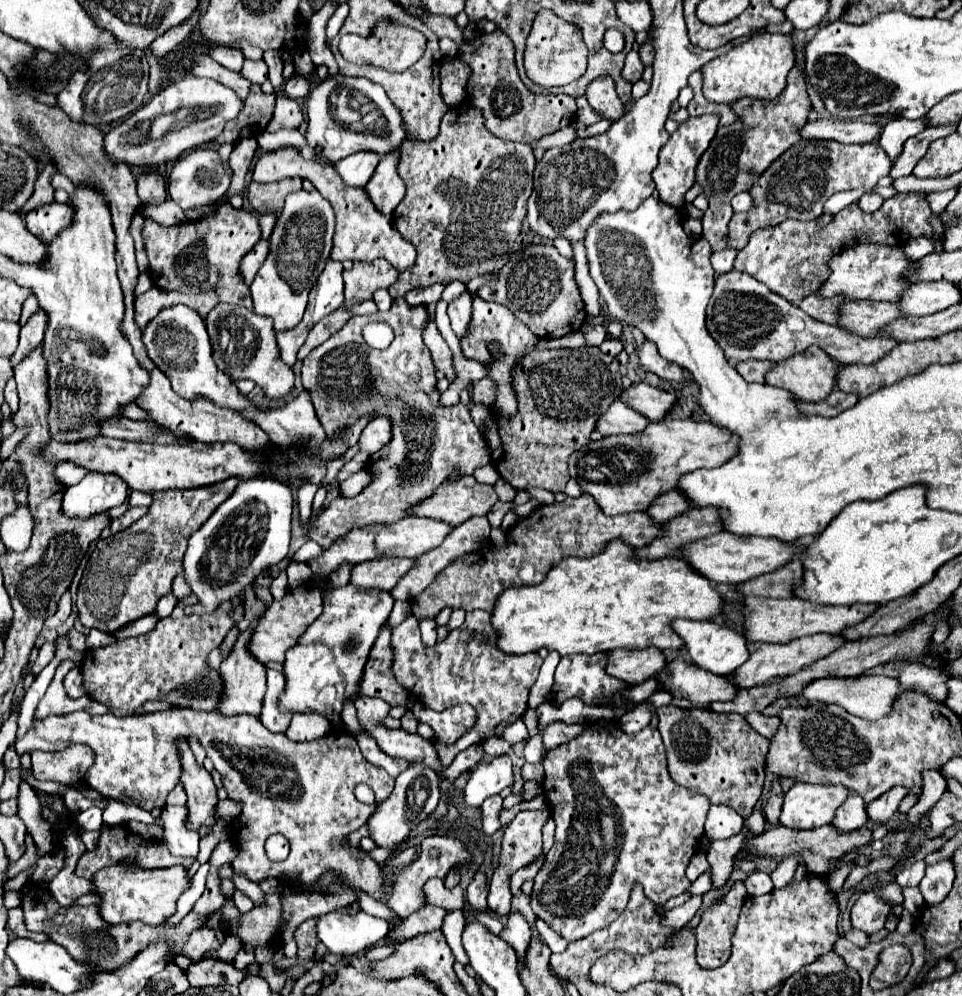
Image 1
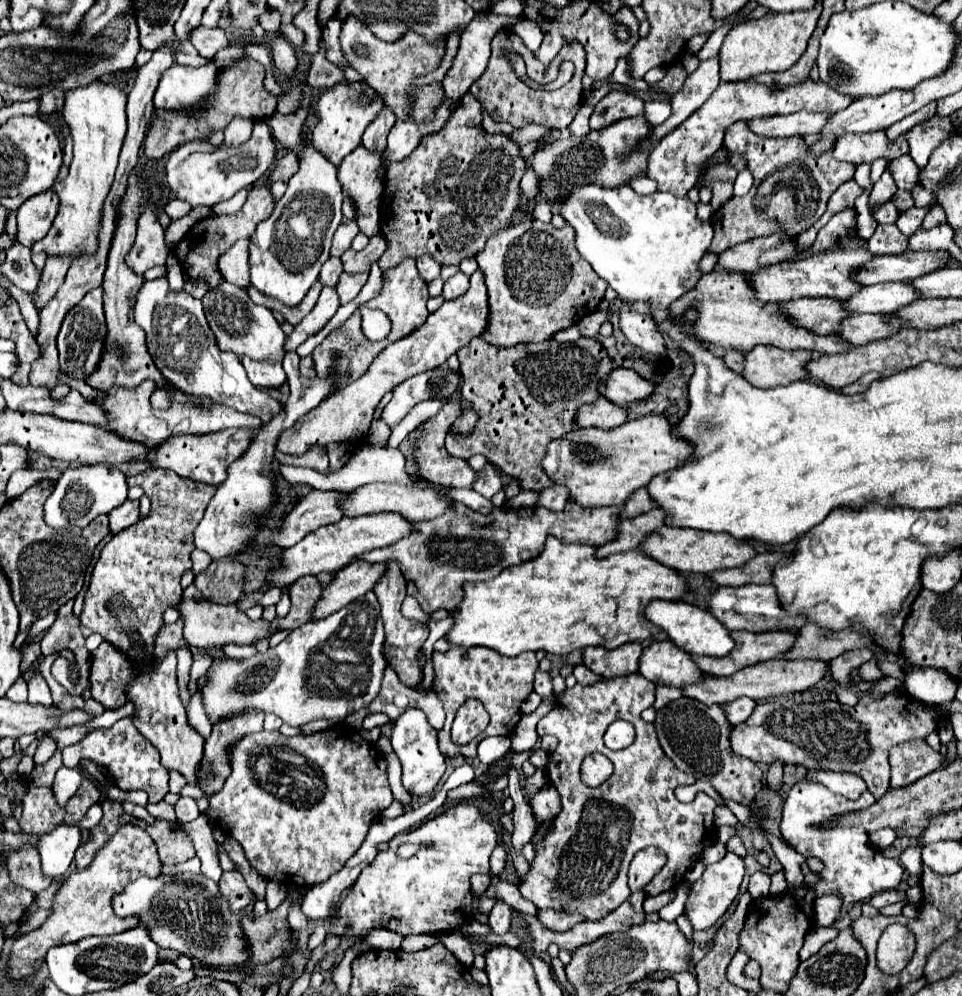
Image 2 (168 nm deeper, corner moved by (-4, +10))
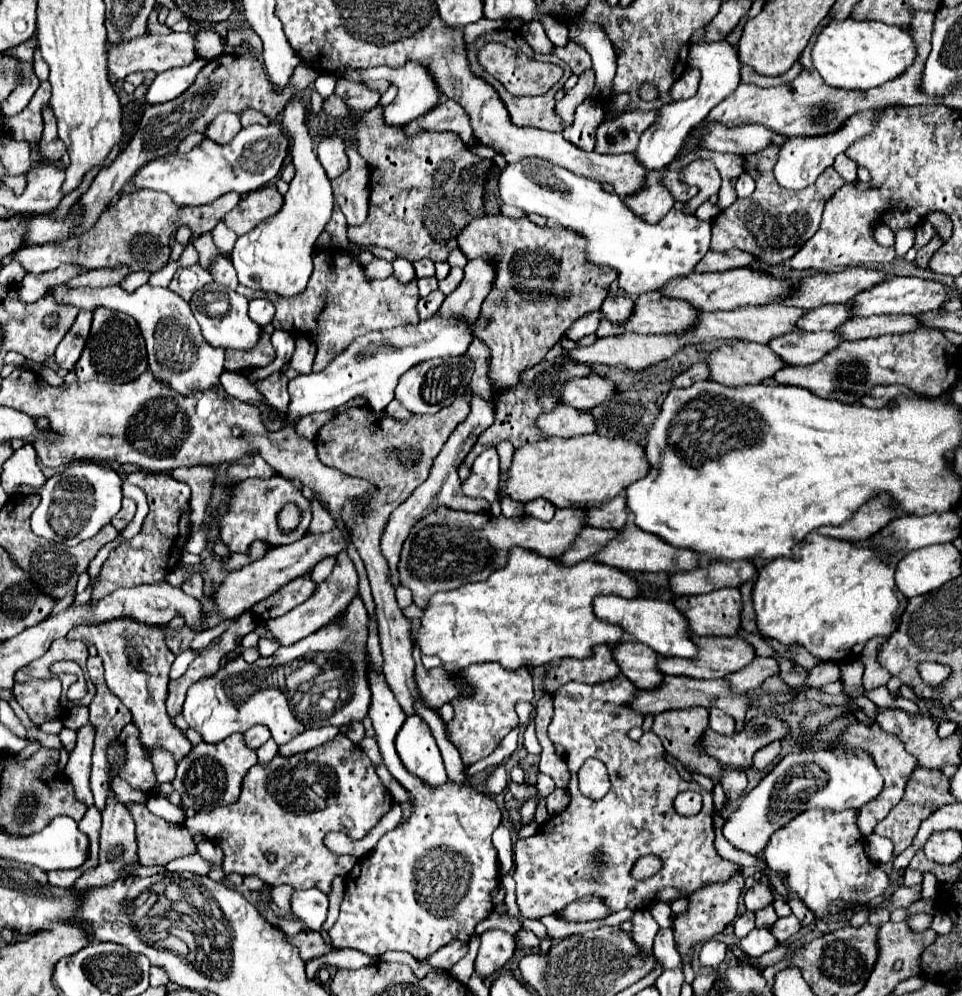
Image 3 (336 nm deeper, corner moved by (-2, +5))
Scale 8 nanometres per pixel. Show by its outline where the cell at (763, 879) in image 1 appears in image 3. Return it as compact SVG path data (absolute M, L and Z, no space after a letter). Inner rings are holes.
M755 882L747 892L745 892L745 908L749 912L757 912L765 906L769 906L773 902L773 892L771 892L771 886L767 884L761 884L761 882Z

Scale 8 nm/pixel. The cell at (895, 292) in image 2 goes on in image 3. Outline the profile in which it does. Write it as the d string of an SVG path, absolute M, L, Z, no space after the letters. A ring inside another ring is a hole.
M847 304L819 306L819 310L809 310L809 312L803 314L803 318L799 318L797 330L799 332L835 330L849 318L851 318L851 314L847 314Z

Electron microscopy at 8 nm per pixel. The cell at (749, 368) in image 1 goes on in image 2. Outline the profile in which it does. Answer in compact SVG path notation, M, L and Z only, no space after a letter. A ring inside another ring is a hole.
M725 351L725 365L729 365L729 369L743 373L743 363L745 363L745 355L741 351Z

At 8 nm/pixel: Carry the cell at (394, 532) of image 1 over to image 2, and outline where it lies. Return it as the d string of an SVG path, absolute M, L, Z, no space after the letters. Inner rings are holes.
M377 513L377 515L361 515L361 517L343 517L339 523L319 527L317 531L309 533L305 539L301 539L297 545L285 549L281 559L281 569L273 579L275 587L285 587L295 583L299 577L305 575L317 575L321 571L337 573L339 569L351 565L353 561L359 561L363 553L387 547L397 543L403 537L409 537L413 531L413 523L399 513Z

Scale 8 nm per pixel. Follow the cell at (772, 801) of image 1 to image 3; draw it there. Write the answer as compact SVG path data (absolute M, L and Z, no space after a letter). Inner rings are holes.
M771 742L767 748L763 746L759 752L755 752L755 756L753 756L753 766L755 766L757 770L769 770L771 764L777 760L779 752L781 752L779 742Z

